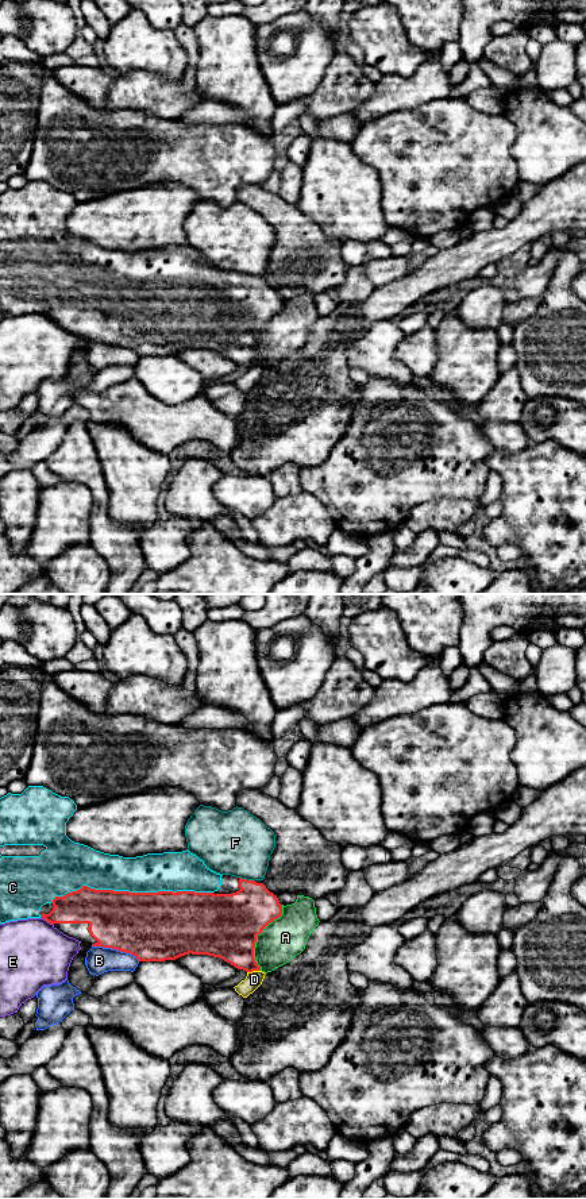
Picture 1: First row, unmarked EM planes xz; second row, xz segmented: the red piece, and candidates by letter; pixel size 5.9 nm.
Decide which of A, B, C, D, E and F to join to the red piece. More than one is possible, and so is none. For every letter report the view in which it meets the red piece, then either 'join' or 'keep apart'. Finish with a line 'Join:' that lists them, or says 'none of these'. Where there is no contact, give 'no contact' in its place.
A: meets red in xz; keep apart
B: meets red in xz; keep apart
C: meets red in xz; join
D: meets red in xz; keep apart
E: meets red in xz; keep apart
F: meets red in xz; keep apart
Join: C

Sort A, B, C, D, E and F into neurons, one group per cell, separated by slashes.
A D / B / C / E / F

